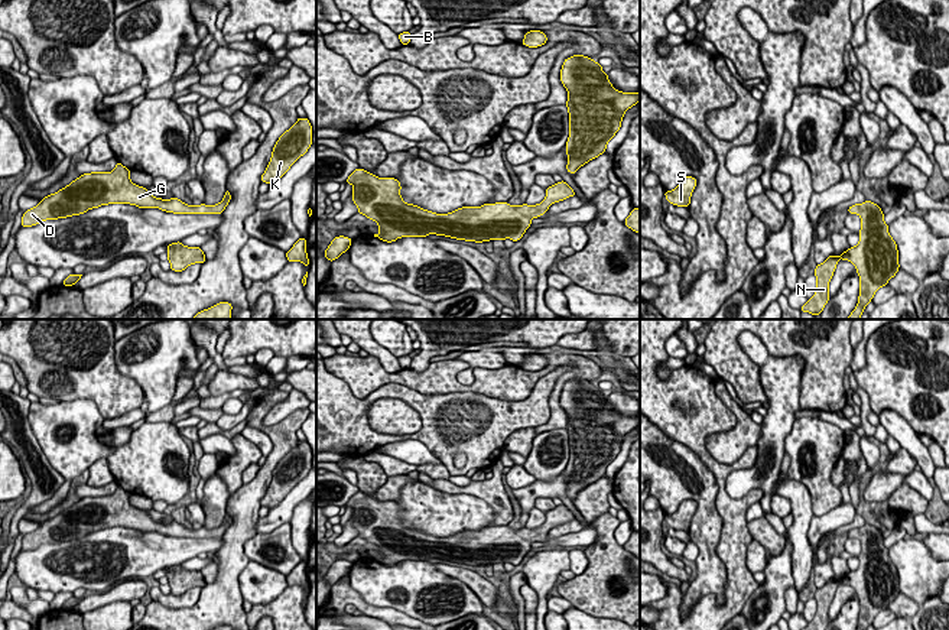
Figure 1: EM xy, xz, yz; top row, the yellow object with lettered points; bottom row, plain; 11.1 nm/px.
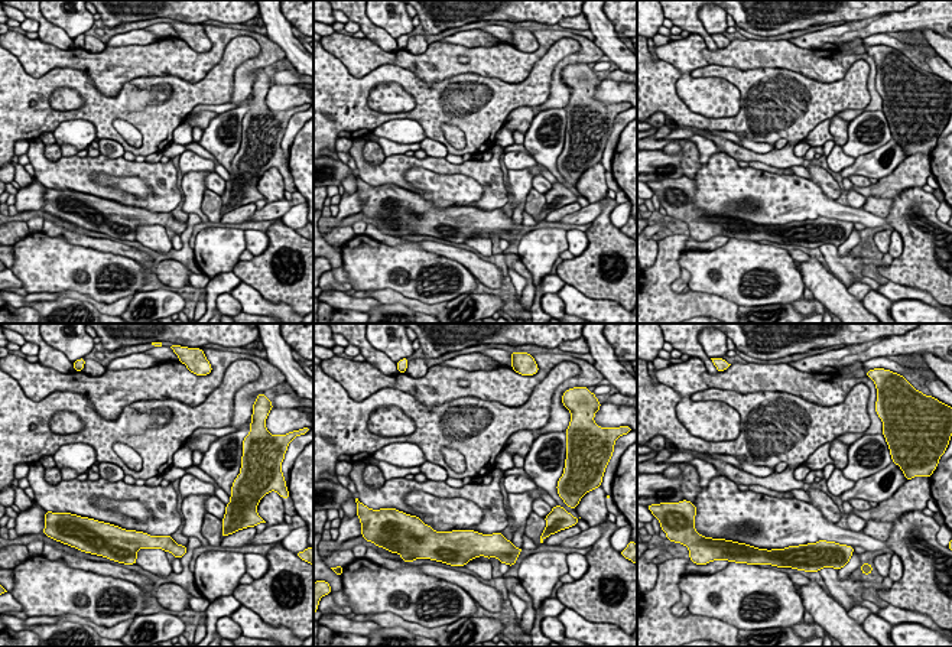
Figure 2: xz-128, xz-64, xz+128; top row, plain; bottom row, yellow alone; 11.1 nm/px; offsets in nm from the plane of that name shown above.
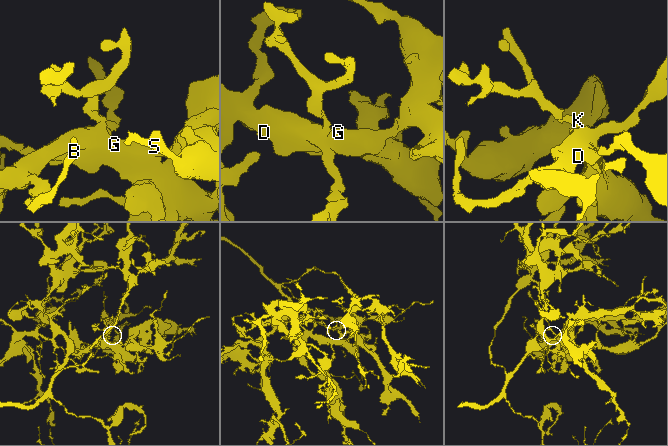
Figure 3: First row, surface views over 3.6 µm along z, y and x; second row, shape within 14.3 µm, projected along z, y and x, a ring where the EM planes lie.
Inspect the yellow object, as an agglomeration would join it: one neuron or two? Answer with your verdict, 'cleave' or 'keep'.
keep

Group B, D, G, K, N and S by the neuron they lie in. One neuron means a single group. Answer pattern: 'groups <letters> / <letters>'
groups B D G K N S

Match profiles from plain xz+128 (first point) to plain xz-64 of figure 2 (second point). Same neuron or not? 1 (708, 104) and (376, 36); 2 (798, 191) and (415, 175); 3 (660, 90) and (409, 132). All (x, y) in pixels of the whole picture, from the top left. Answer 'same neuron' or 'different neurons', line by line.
1: different neurons
2: same neuron
3: different neurons

